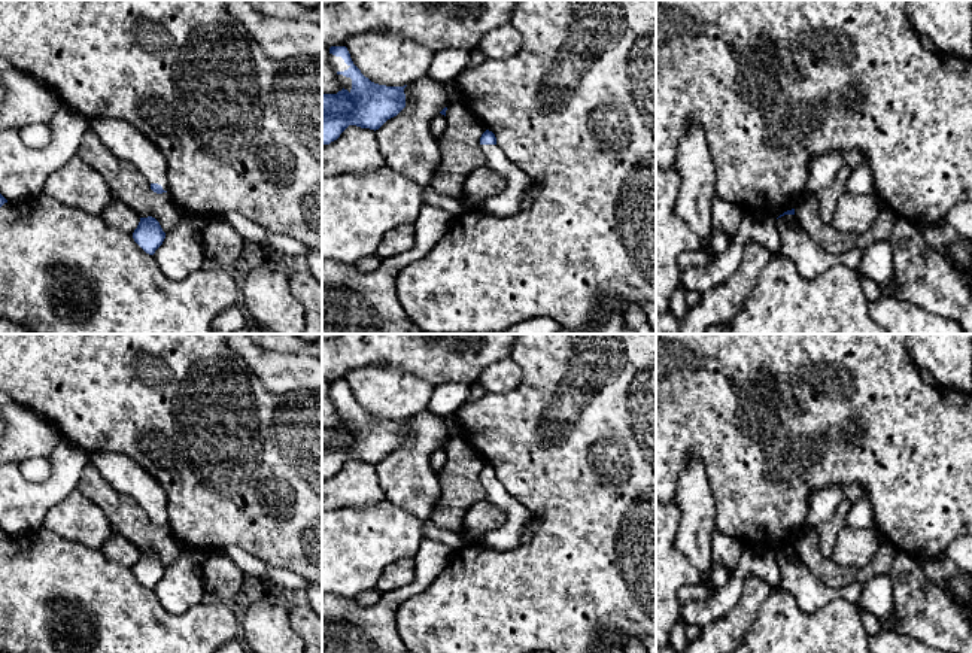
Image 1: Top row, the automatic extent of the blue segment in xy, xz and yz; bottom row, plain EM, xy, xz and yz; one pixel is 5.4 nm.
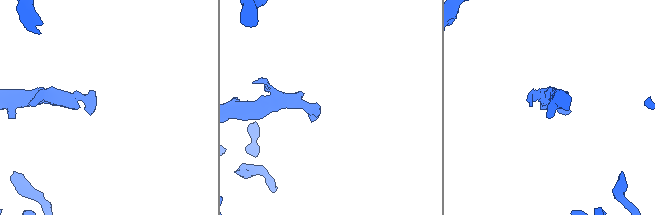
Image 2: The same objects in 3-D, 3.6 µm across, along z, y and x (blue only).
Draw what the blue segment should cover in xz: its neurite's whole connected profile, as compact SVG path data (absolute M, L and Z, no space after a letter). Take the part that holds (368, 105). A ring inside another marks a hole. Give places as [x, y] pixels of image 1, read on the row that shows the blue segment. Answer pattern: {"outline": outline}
{"outline": "M346 46L329 48L329 64L343 86L337 94L322 94L322 145L329 145L349 127L379 130L388 119L405 107L404 86L386 86L371 82L353 64Z"}

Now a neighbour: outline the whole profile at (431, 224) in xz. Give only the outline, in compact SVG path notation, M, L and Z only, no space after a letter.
M423 204L413 227L414 246L388 259L373 273L361 273L356 265L322 259L322 334L422 334L398 300L397 277L401 268L426 256L449 231L456 215Z

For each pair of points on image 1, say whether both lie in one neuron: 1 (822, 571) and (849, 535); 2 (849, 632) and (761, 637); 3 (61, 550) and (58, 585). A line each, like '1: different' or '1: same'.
1: different
2: same
3: same

